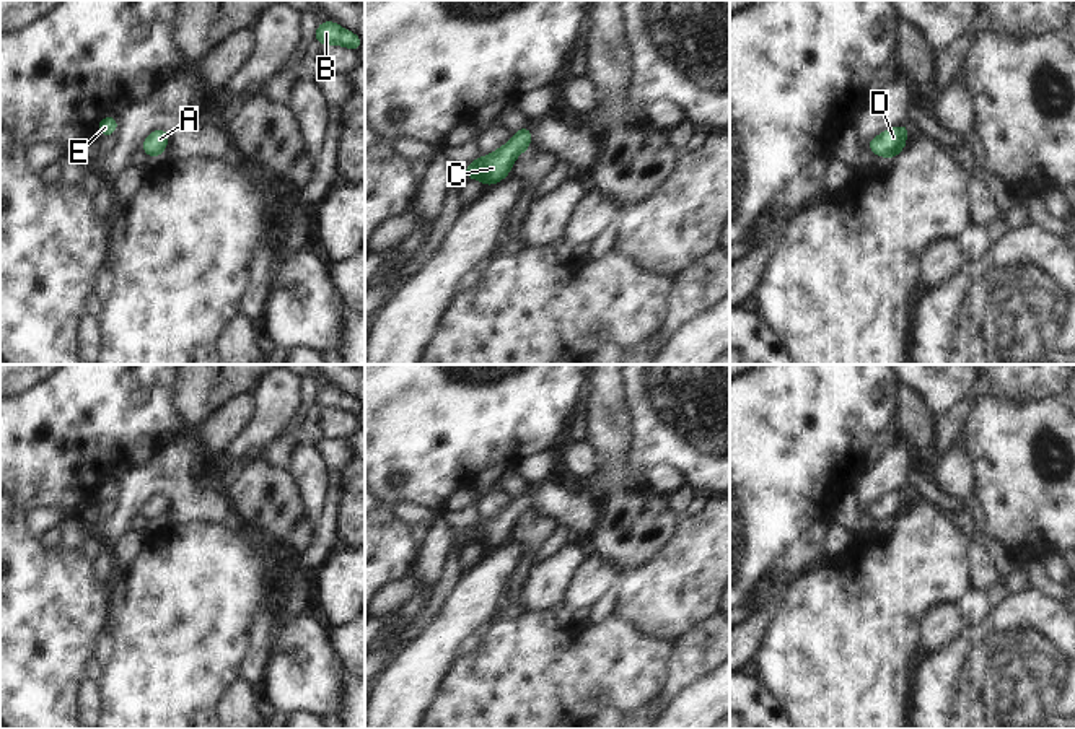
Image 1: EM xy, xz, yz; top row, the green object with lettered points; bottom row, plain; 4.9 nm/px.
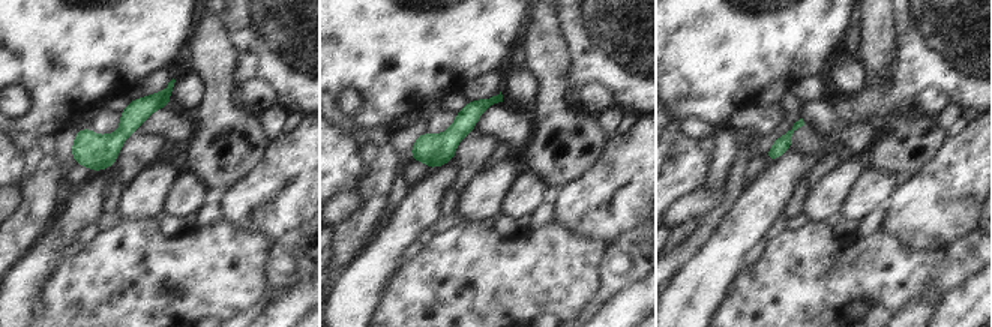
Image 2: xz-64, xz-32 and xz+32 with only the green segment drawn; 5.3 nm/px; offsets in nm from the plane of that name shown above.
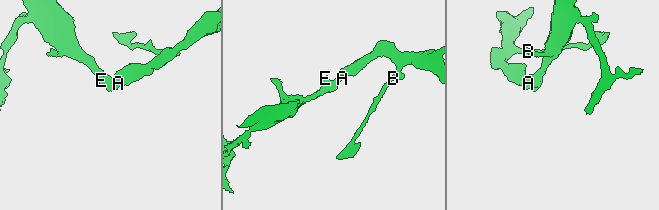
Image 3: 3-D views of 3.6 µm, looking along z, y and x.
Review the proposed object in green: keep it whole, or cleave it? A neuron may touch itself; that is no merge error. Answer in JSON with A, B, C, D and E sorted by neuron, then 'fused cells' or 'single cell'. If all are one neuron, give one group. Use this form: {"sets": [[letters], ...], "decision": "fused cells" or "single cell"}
{"sets": [["A", "B", "C", "D", "E"]], "decision": "single cell"}

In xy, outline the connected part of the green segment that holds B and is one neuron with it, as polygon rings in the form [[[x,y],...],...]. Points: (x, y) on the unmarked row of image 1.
[[[334,386],[319,387],[319,391],[316,394],[314,405],[318,408],[344,410],[344,412],[349,412],[352,415],[360,413],[363,408],[363,405],[357,399],[340,392]]]

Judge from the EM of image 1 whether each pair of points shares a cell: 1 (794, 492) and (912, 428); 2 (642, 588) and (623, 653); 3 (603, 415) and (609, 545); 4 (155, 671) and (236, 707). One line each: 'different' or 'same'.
1: different
2: different
3: same
4: different

